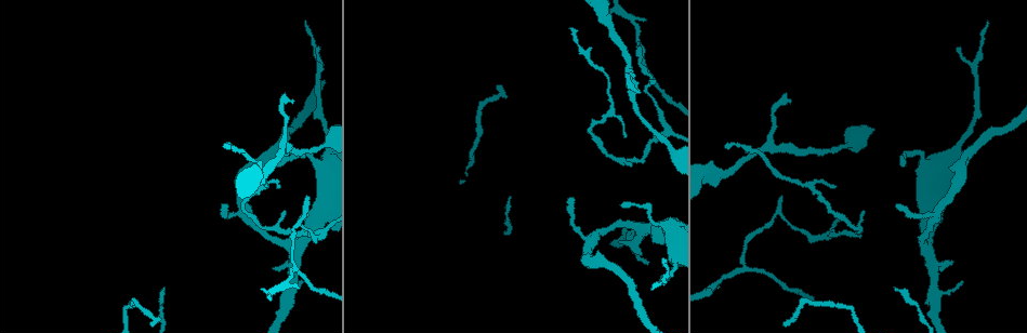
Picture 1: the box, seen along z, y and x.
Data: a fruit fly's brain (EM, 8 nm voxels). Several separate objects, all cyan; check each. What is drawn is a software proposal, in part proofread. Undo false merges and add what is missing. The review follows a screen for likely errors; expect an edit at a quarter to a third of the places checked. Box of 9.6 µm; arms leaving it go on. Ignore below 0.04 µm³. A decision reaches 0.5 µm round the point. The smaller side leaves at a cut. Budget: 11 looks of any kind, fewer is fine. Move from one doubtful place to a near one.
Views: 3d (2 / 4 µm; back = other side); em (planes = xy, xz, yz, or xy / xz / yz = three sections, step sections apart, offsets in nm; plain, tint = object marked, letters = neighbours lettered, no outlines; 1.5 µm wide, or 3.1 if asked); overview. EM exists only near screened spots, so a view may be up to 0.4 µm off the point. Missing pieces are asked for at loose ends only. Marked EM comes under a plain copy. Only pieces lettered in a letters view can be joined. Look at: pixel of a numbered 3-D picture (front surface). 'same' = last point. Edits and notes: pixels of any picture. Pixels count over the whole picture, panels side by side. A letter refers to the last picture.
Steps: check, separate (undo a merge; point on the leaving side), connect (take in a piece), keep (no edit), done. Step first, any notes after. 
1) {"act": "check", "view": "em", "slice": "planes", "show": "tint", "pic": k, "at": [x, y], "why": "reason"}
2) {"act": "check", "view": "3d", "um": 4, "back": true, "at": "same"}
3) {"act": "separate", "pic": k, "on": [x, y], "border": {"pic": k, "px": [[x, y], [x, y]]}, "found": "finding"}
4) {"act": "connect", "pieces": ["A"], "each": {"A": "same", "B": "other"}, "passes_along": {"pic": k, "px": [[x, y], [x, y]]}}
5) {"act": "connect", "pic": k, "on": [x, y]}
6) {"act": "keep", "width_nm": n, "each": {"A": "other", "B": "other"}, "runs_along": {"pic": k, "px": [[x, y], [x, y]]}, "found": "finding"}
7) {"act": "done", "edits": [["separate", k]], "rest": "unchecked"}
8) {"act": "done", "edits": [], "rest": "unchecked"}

{"act": "check", "view": "3d", "um": 2, "pic": 1, "at": [320, 235], "why": "abrupt turn"}

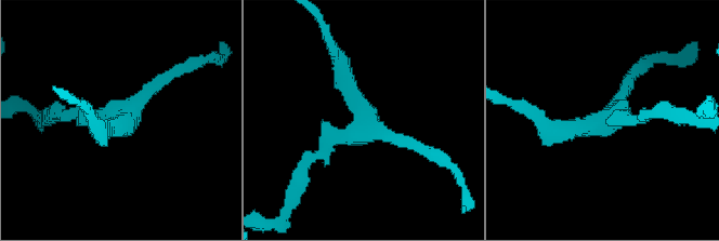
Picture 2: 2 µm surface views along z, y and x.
{"act": "check", "view": "em", "slice": "xy", "step": 8, "show": "tint", "pic": 2, "at": [605, 115]}

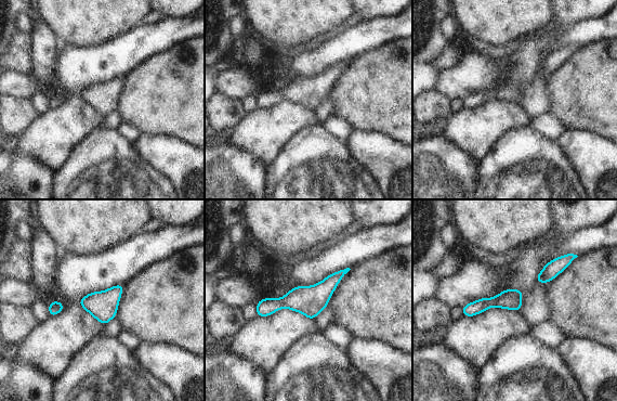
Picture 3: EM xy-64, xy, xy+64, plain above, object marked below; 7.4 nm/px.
{"act": "check", "view": "em", "slice": "planes", "show": "letters", "at": "same", "why": "another direction"}

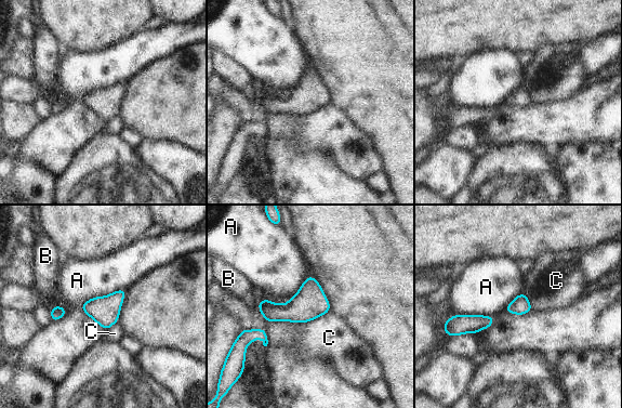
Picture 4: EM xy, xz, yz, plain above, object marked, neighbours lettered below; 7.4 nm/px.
{"act": "keep", "width_nm": 100, "each": {"A": "other", "B": "other", "C": "other"}, "border": {"pic": 4, "px": [[312, 275], [285, 303], [260, 300]]}, "found": "all the same neuron"}

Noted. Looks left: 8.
{"act": "check", "view": "3d", "um": 4, "back": true, "pic": 1, "at": [279, 186], "why": "an open end"}

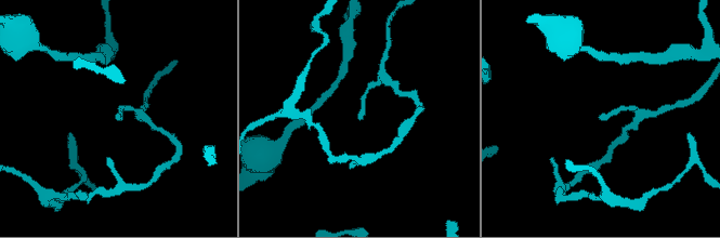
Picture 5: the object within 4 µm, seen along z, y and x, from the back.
{"act": "check", "view": "em", "slice": "xz", "step": 8, "show": "tint", "pic": 5, "at": [360, 120]}

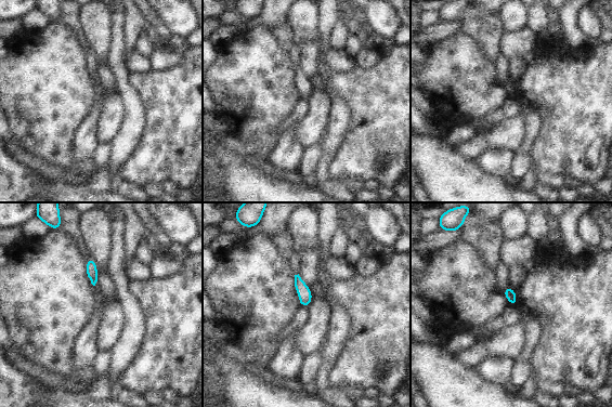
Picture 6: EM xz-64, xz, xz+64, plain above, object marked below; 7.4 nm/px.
{"act": "check", "view": "em", "slice": "yz", "step": 4, "show": "letters", "at": "same"}

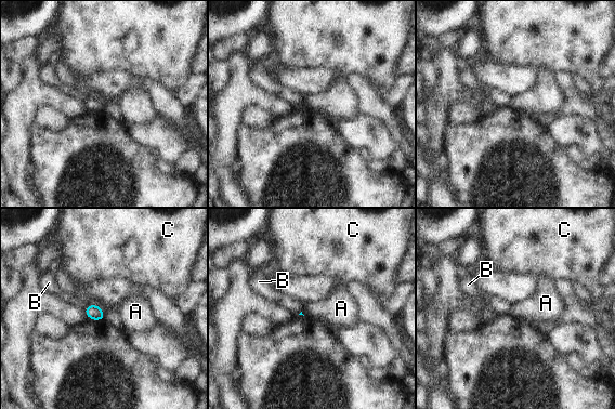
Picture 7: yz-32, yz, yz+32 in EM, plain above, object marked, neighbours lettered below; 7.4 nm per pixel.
{"act": "keep", "each": {"A": "other", "B": "other", "C": "other"}, "border": {"pic": 7, "px": [[97, 306], [105, 314]]}, "found": "none of them fits"}

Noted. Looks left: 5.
{"act": "check", "view": "em", "slice": "yz", "step": 4, "show": "tint", "pic": 1, "at": [903, 167], "why": "free end"}

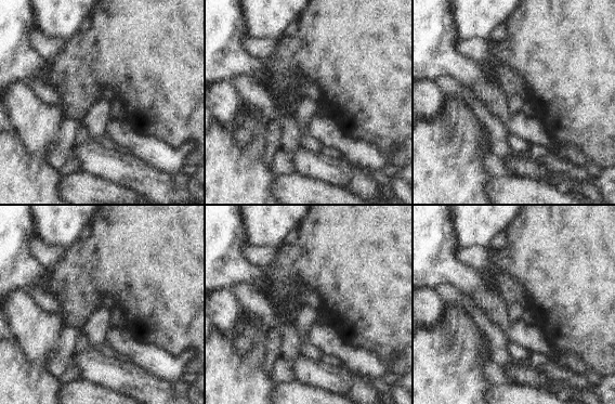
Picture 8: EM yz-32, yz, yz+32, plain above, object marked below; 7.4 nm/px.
{"act": "check", "view": "em", "slice": "planes", "show": "letters", "at": "same", "why": "cut it another way"}

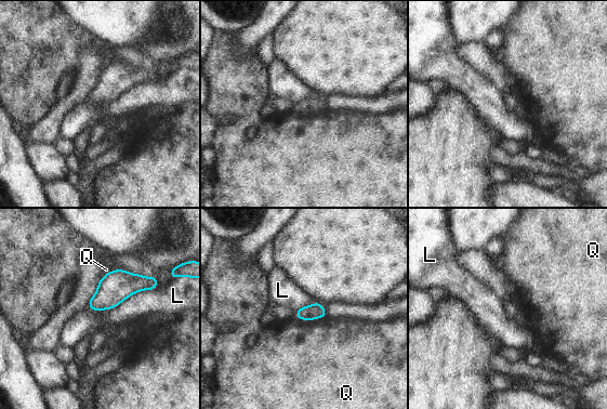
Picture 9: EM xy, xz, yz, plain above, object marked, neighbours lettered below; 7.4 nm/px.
{"act": "keep", "width_nm": 120, "each": {"L": "other", "Q": "other"}, "border": {"pic": 9, "px": [[157, 287], [109, 308], [87, 304]]}, "found": "no lettered piece goes on from it"}

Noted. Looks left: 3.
{"act": "check", "view": "em", "slice": "planes", "show": "letters", "pic": 1, "at": [223, 145], "why": "long arm stops here"}

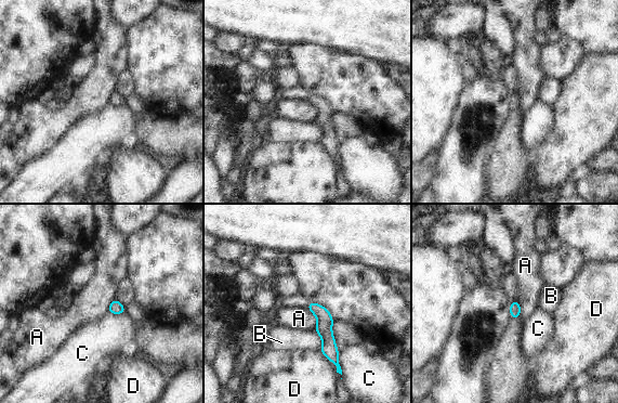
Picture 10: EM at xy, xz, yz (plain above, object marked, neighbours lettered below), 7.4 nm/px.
{"act": "keep", "each": {"A": "other", "B": "other", "C": "other", "D": "other"}, "runs_along": {"pic": 10, "px": [[311, 304], [324, 317], [336, 362]]}, "found": "no lettered piece goes on from it"}

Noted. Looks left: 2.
{"act": "check", "view": "em", "slice": "planes", "show": "letters", "pic": 1, "at": [317, 49]}

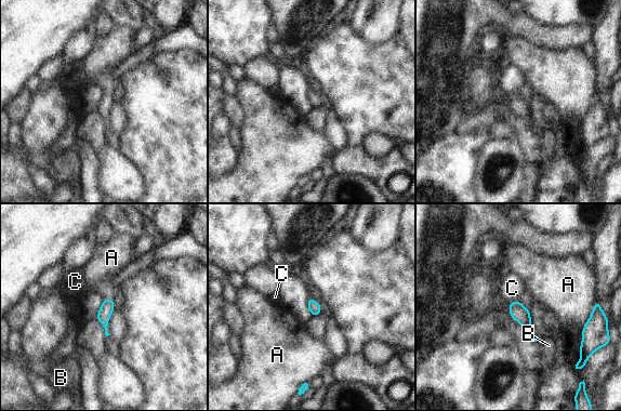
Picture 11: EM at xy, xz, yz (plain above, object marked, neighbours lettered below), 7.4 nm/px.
{"act": "connect", "pieces": ["C"], "each": {"A": "other", "B": "other", "C": "same"}, "passes_along": {"pic": 11, "px": [[106, 309], [109, 299], [80, 283]]}, "found": "the neuron continues"}

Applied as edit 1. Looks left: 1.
{"act": "done", "edits": [["connect", 11]], "rest": "unchecked"}

